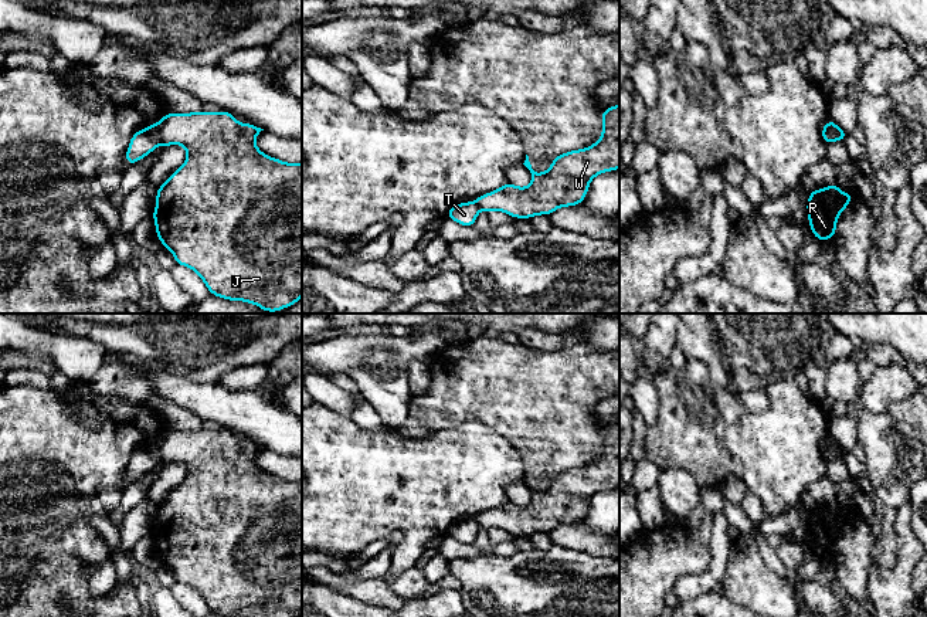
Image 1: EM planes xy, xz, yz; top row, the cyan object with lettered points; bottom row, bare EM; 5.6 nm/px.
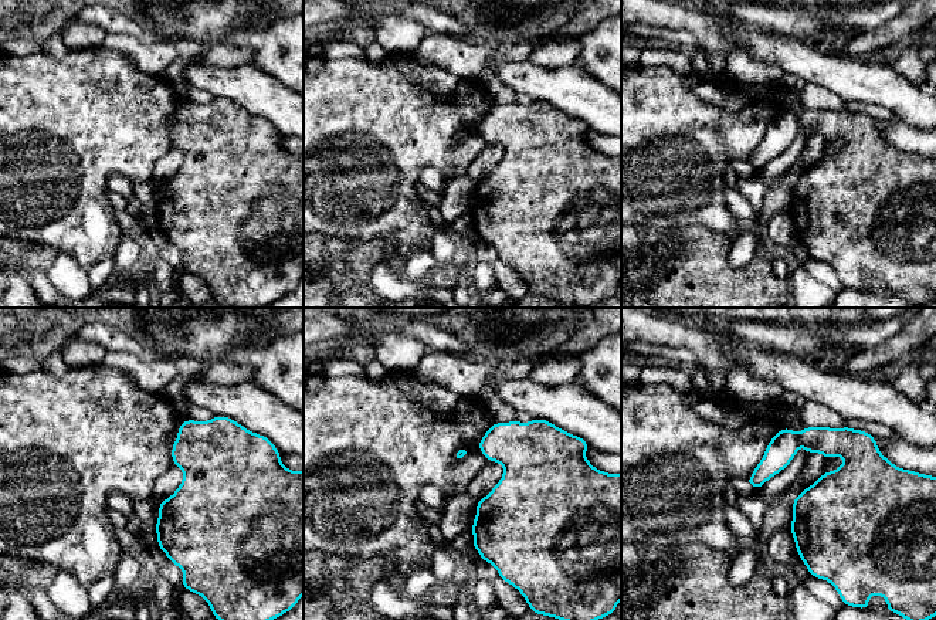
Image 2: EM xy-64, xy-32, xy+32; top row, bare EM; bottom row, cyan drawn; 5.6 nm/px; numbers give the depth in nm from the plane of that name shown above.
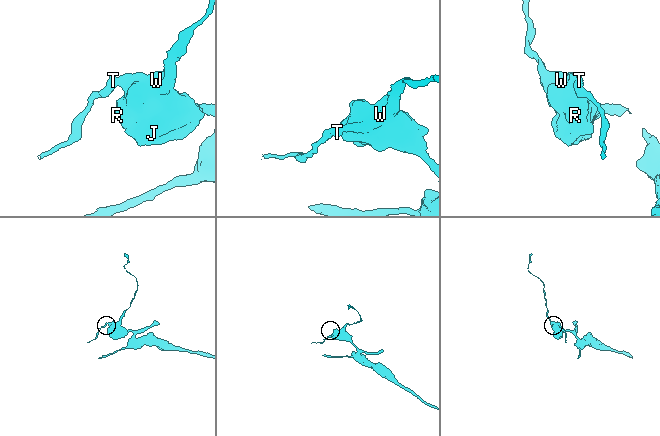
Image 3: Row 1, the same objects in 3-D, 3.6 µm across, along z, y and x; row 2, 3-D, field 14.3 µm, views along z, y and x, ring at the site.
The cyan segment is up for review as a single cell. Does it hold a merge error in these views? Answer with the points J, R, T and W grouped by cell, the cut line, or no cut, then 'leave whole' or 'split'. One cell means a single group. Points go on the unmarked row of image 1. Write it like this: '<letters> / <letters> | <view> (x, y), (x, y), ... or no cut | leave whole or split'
J R W / T | xy (158, 441), (162, 461) | split

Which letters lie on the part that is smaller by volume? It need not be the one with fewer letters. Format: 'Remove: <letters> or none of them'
Remove: T

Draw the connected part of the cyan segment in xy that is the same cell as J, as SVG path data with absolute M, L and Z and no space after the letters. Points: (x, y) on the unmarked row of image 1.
M228 428L221 430L167 430L159 440L159 452L162 462L180 462L187 469L187 477L181 485L170 492L170 495L157 505L156 525L153 538L156 553L169 567L177 583L193 587L206 601L208 610L223 617L300 617L302 616L302 481L286 481L265 472L255 462L259 450L264 448L254 441L241 441Z

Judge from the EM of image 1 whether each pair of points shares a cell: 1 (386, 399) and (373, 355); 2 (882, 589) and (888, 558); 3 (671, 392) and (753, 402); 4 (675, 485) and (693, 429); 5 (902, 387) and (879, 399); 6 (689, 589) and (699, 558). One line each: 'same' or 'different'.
1: same
2: different
3: same
4: different
5: same
6: different

